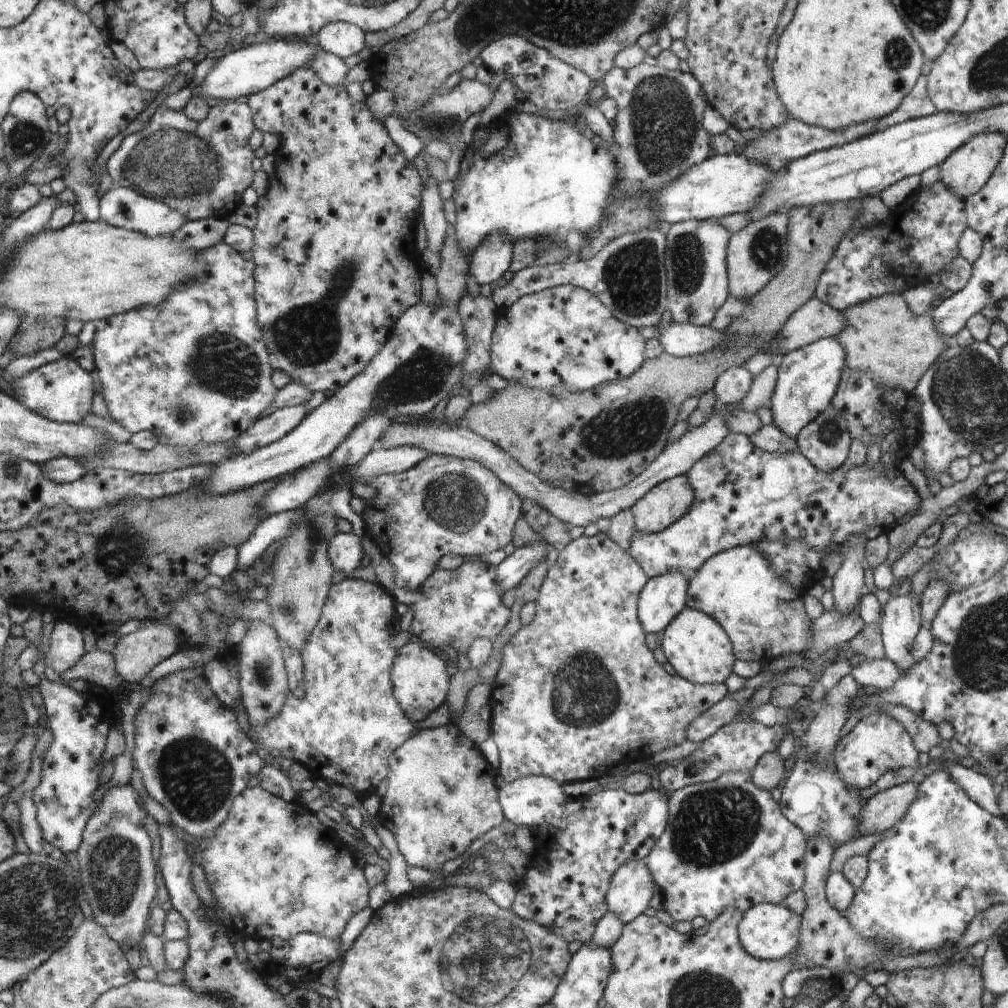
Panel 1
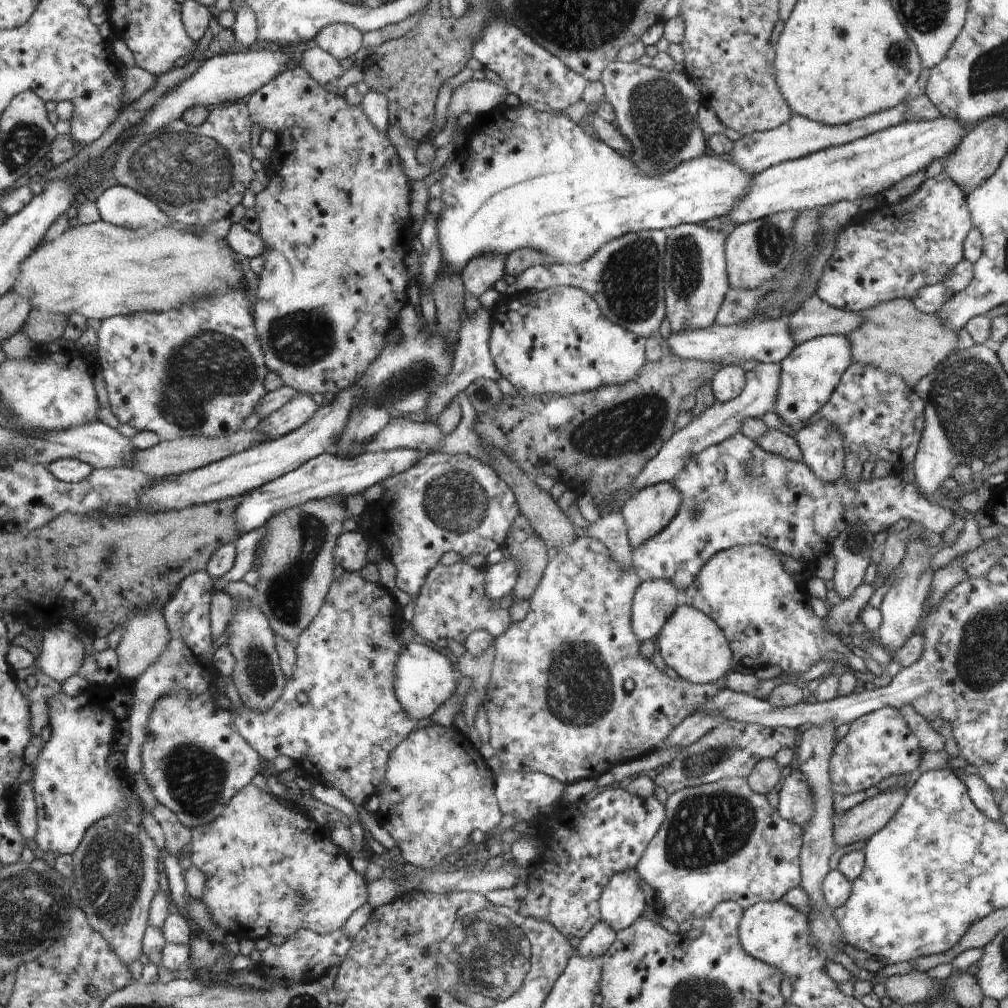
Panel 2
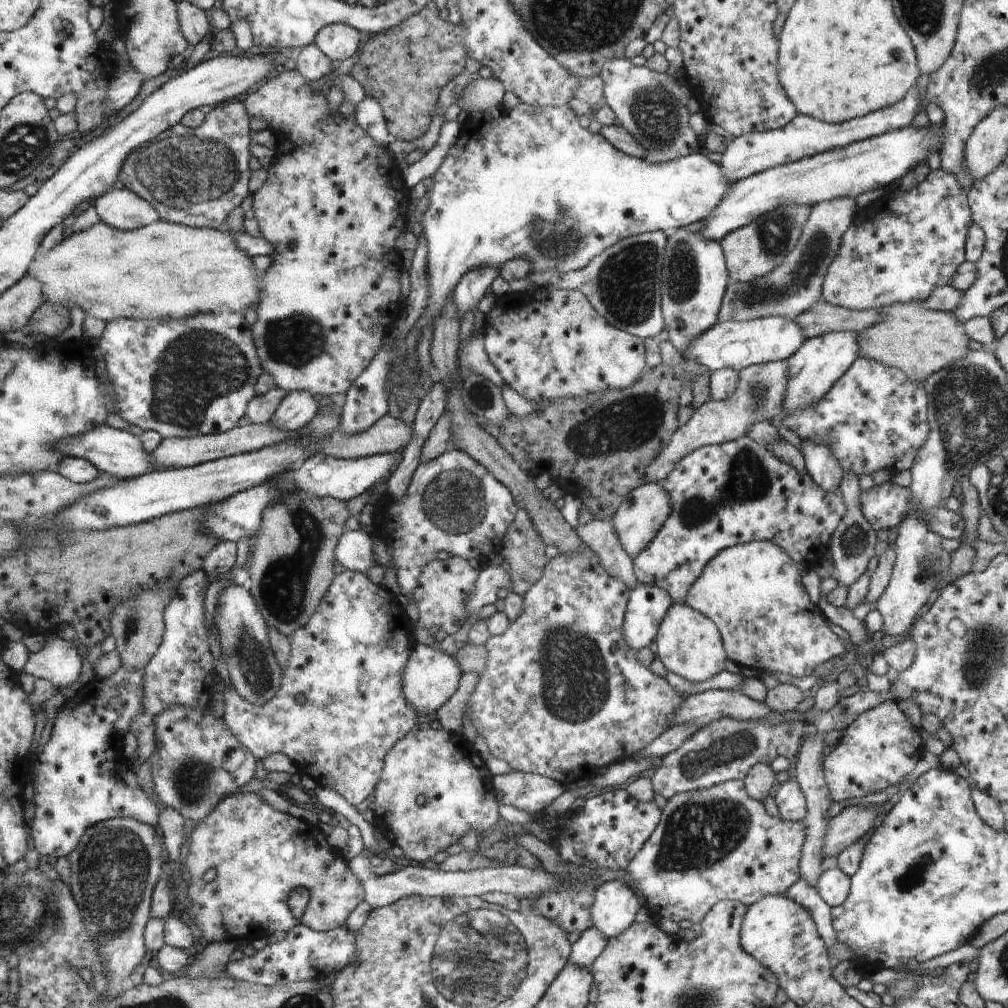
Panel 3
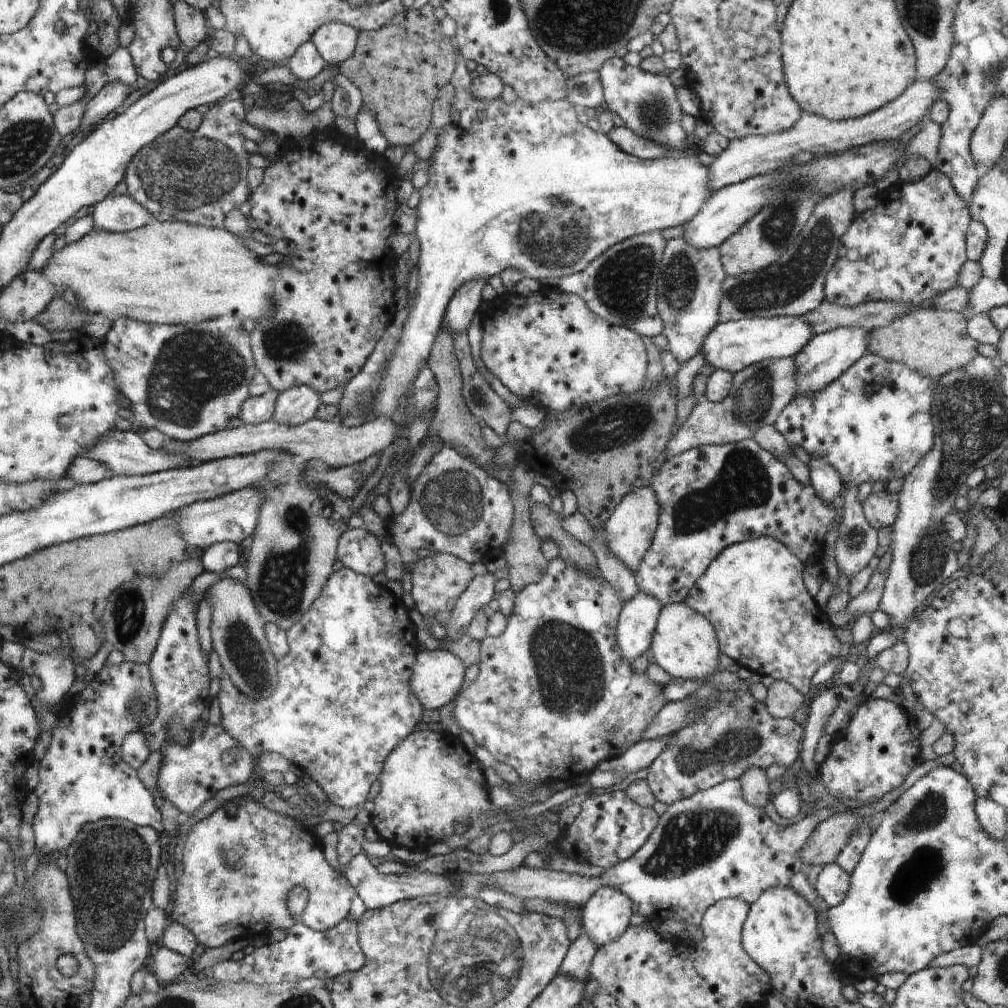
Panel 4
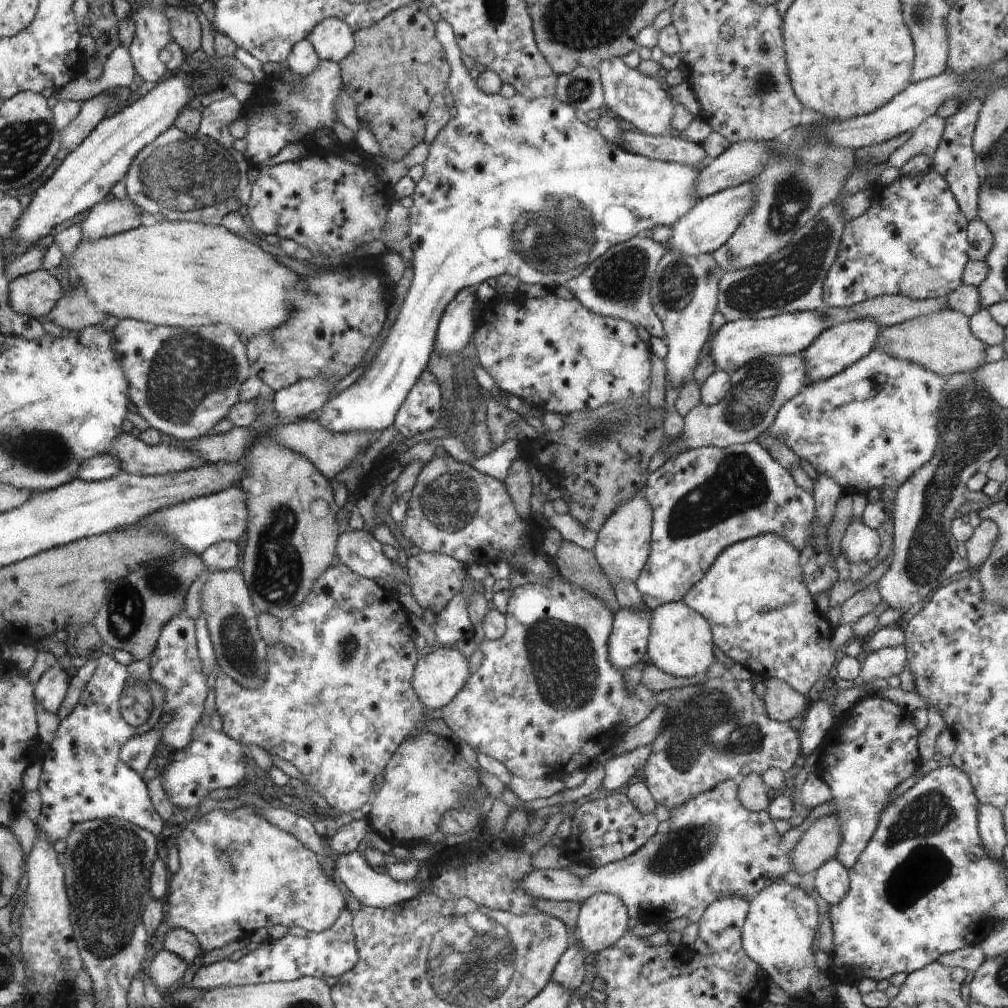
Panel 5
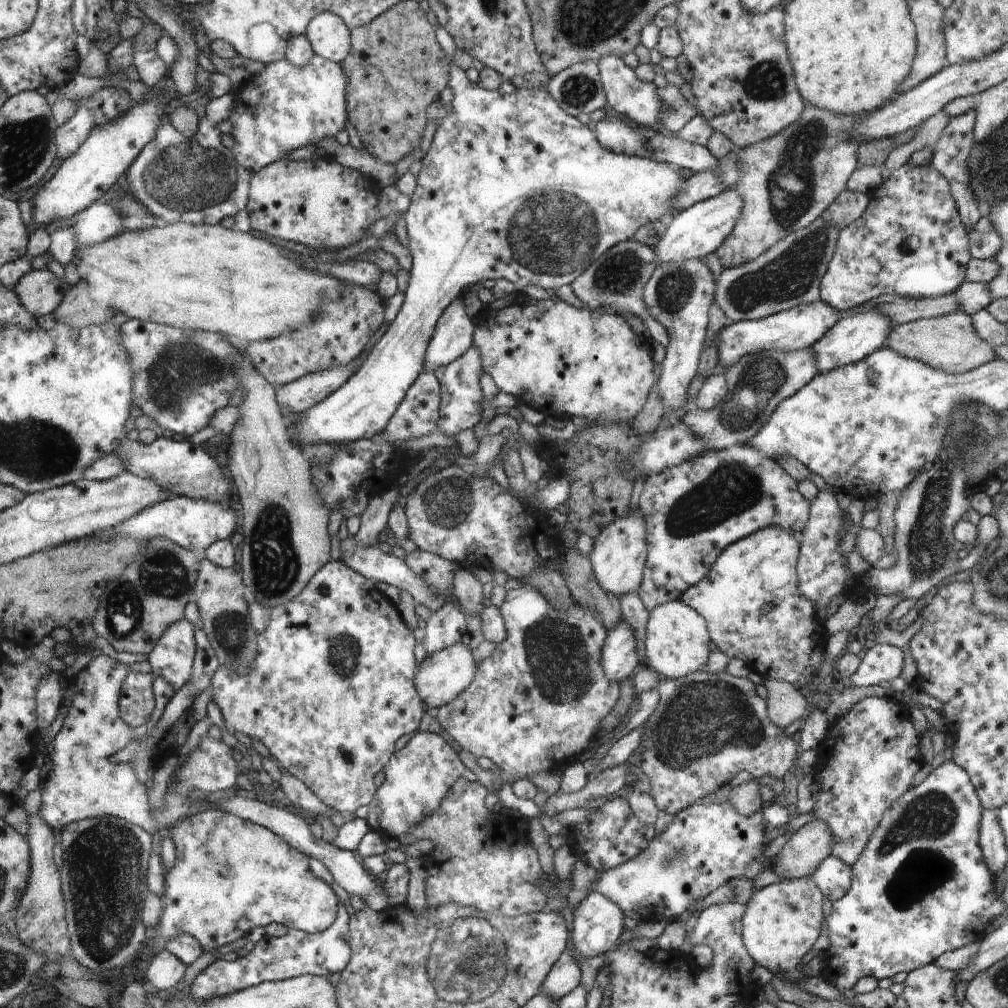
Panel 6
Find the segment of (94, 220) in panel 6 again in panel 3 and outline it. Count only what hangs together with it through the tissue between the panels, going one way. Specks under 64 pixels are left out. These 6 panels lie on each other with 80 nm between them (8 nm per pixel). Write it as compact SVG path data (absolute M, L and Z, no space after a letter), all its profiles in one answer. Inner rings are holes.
M113 187L92 203L102 223L121 231L133 231L160 219L159 212L126 187Z

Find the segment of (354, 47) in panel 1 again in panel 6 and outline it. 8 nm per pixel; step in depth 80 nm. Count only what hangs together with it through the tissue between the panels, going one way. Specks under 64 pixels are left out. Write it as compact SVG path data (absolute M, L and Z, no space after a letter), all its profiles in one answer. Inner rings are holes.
M324 11L309 22L305 35L319 57L341 63L352 52L352 32L338 15Z

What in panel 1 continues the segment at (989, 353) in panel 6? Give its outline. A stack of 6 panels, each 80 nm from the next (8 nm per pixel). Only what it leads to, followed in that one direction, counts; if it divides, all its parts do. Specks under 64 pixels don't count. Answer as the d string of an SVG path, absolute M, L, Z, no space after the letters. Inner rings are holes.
M902 294L872 298L842 314L846 326L835 338L846 350L846 367L866 370L882 386L913 392L926 370L944 357L945 348L952 342L946 342L938 332L930 314L918 315L910 310Z

